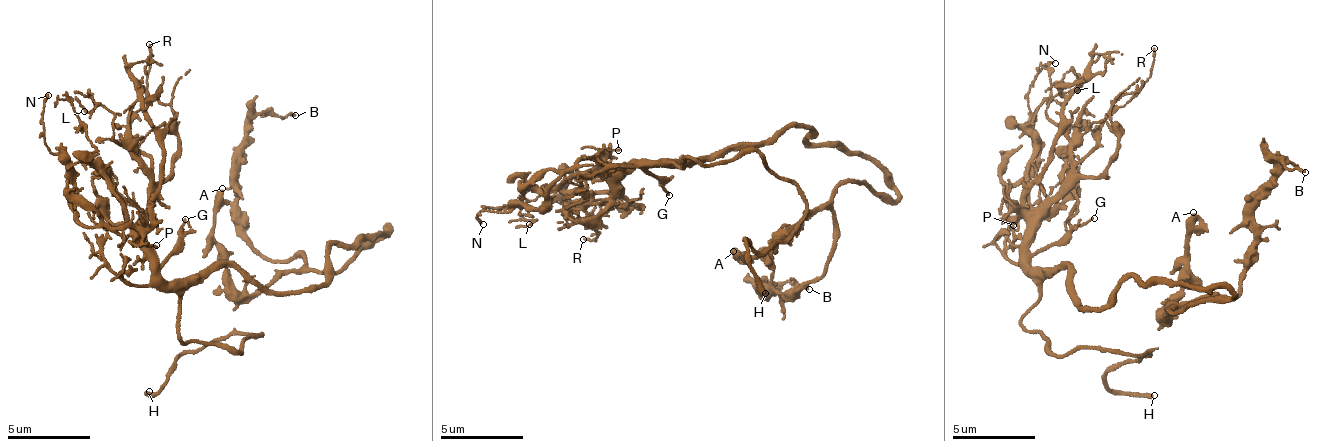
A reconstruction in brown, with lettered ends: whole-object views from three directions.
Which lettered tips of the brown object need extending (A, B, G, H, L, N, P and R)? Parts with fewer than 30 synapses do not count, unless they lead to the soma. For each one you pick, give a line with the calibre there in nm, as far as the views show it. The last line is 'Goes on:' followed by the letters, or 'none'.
H: Thickness 240 nm
Goes on: H

